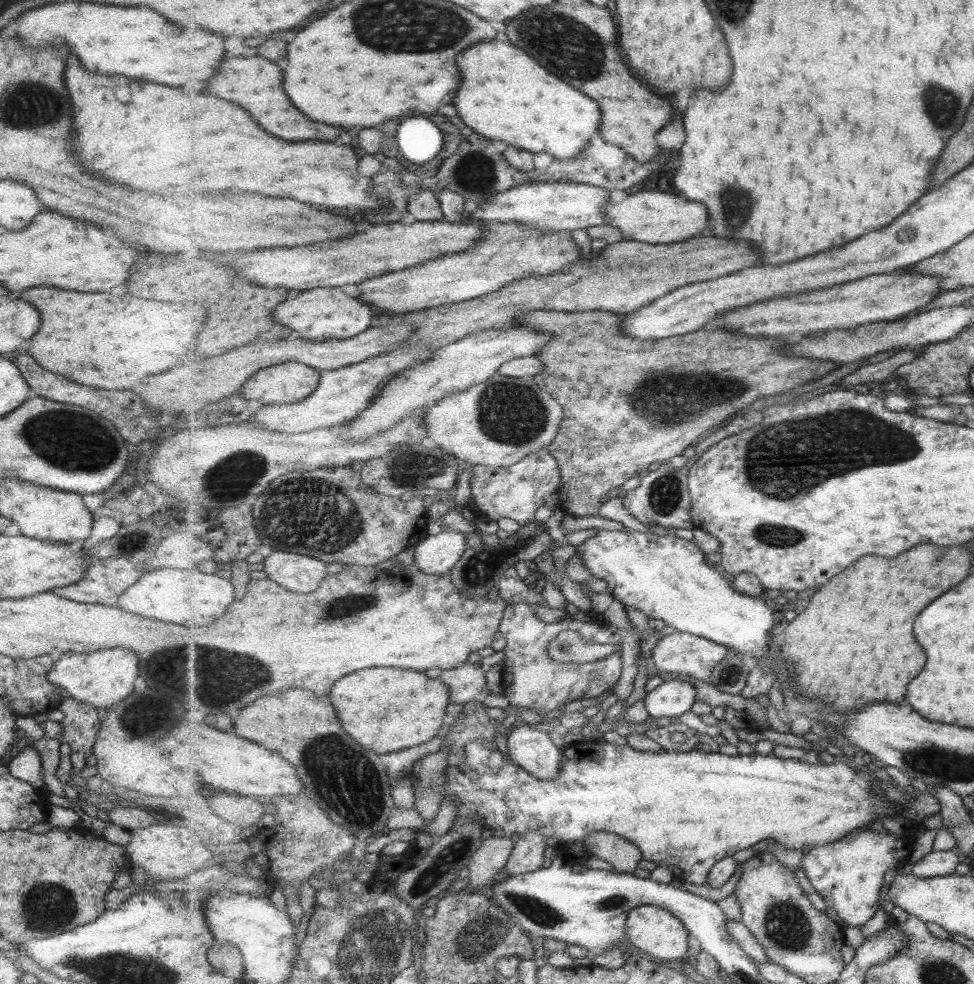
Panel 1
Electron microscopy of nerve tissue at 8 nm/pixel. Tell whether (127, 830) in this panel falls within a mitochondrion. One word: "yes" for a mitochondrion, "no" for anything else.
no

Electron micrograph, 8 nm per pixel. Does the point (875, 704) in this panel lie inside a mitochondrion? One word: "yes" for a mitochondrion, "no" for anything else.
no

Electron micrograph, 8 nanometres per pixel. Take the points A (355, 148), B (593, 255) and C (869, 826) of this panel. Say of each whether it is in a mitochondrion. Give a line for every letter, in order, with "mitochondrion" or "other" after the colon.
A: other
B: other
C: other

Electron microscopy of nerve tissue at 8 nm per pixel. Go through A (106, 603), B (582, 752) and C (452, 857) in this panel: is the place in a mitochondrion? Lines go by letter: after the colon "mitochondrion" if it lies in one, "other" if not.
A: other
B: other
C: mitochondrion

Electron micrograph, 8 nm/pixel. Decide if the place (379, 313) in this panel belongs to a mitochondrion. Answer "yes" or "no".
no

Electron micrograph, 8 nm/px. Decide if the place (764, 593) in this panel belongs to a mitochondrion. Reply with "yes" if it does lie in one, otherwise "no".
no

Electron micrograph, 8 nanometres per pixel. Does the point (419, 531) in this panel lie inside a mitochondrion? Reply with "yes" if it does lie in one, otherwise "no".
no

